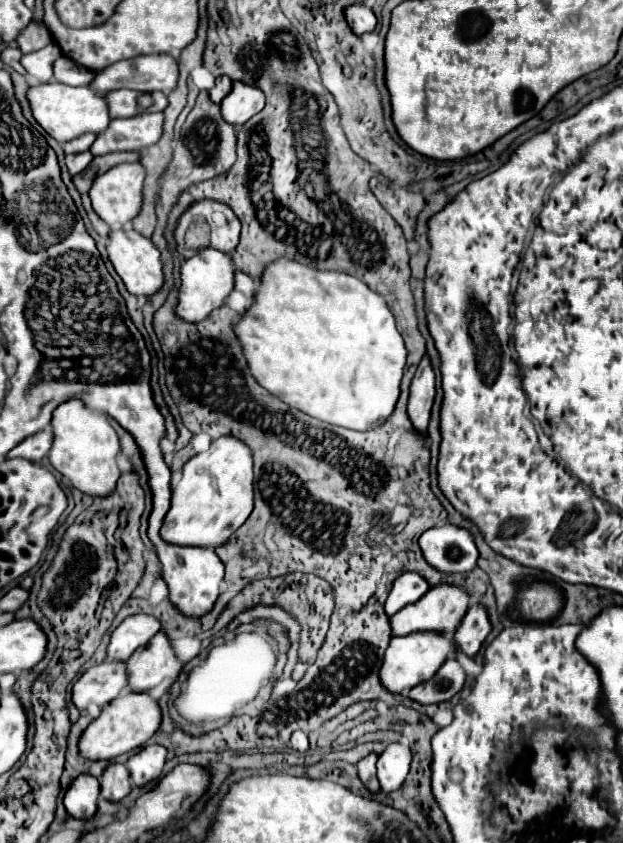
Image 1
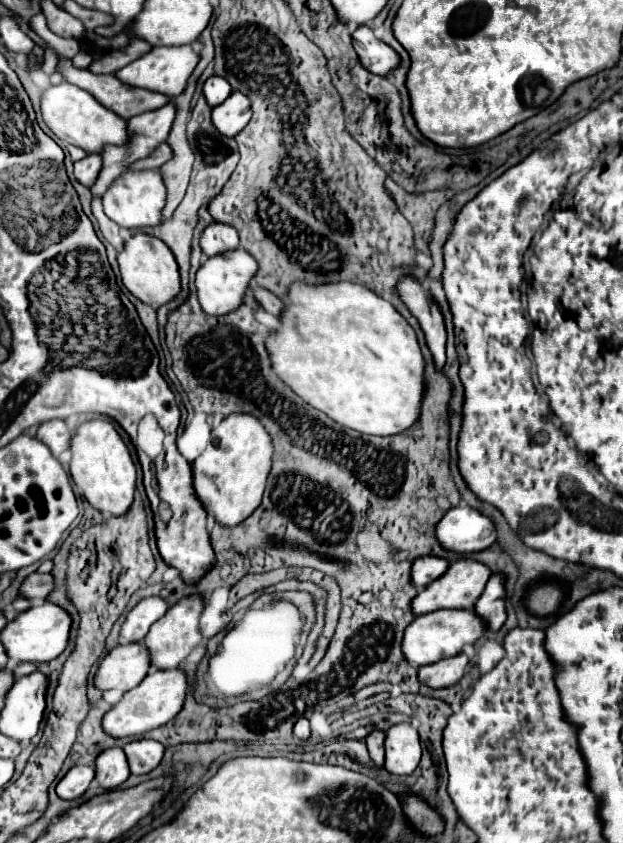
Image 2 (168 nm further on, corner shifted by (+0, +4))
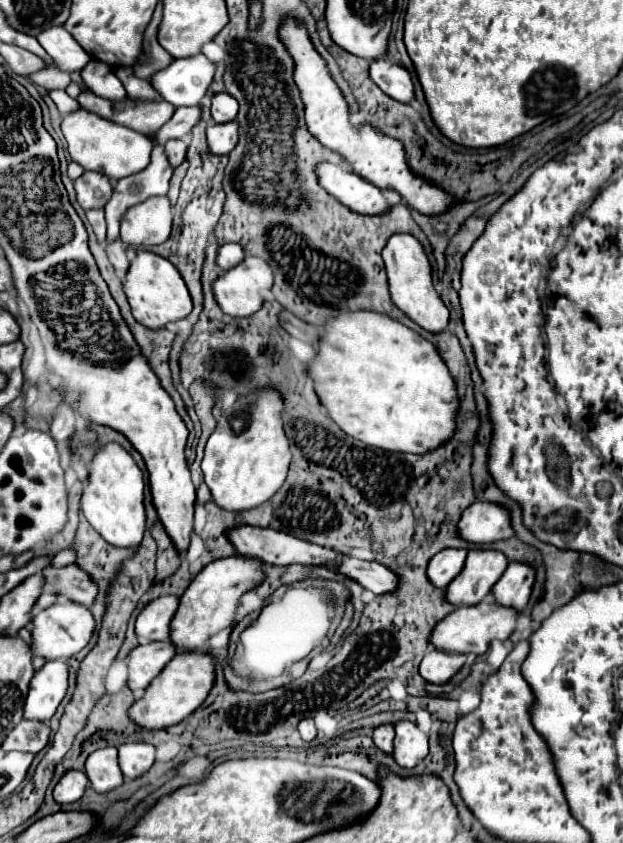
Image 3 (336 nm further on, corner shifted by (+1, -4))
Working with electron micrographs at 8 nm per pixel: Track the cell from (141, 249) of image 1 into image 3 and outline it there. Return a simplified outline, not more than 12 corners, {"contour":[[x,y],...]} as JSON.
{"contour":[[137,252],[123,290],[149,330],[193,310],[179,270]]}

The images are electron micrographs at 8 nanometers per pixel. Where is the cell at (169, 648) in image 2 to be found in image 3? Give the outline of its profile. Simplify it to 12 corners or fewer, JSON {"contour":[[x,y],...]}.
{"contour":[[241,554],[205,566],[171,622],[179,652],[233,624],[265,562]]}

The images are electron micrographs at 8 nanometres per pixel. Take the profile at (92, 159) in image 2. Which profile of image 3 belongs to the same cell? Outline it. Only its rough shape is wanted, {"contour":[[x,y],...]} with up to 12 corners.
{"contour":[[85,172],[75,182],[85,212],[105,208],[113,196],[105,174]]}

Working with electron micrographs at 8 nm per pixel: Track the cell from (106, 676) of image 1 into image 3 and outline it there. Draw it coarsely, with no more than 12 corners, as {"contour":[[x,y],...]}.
{"contour":[[169,640],[137,646],[129,688],[141,694],[175,654]]}

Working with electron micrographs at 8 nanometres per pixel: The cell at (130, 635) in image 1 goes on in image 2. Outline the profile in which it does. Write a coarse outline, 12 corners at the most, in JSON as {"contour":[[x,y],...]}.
{"contour":[[162,598],[140,600],[126,616],[120,644],[140,642],[164,616]]}

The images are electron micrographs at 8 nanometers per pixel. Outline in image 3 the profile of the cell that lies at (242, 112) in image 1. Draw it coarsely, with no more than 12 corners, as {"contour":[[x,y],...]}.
{"contour":[[237,122],[209,124],[207,146],[229,154],[237,144]]}

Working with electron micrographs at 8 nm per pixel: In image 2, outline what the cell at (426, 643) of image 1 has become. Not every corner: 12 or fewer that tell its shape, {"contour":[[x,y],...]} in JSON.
{"contour":[[436,610],[404,630],[404,658],[420,668],[460,654],[484,632],[468,610]]}

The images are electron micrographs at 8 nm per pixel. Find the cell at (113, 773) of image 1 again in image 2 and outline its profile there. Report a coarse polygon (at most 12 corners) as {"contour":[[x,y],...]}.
{"contour":[[108,748],[96,760],[96,782],[118,788],[130,776],[122,748]]}

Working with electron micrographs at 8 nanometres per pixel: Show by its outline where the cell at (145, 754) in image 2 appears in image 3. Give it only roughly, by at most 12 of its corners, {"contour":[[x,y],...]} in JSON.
{"contour":[[145,742],[119,746],[125,778],[145,774],[155,762],[155,746]]}

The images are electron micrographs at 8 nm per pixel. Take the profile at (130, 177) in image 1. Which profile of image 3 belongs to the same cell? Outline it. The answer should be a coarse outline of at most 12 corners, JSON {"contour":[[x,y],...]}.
{"contour":[[167,196],[149,198],[121,218],[121,240],[153,246],[173,224]]}

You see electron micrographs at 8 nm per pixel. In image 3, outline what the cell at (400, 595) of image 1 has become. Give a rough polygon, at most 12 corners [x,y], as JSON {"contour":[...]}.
{"contour":[[445,548],[429,562],[429,580],[447,588],[463,570],[467,550]]}

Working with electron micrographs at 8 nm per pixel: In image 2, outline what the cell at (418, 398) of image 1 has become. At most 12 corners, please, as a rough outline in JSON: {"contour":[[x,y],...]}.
{"contour":[[416,278],[398,292],[426,334],[436,370],[446,362],[446,328],[430,292]]}

